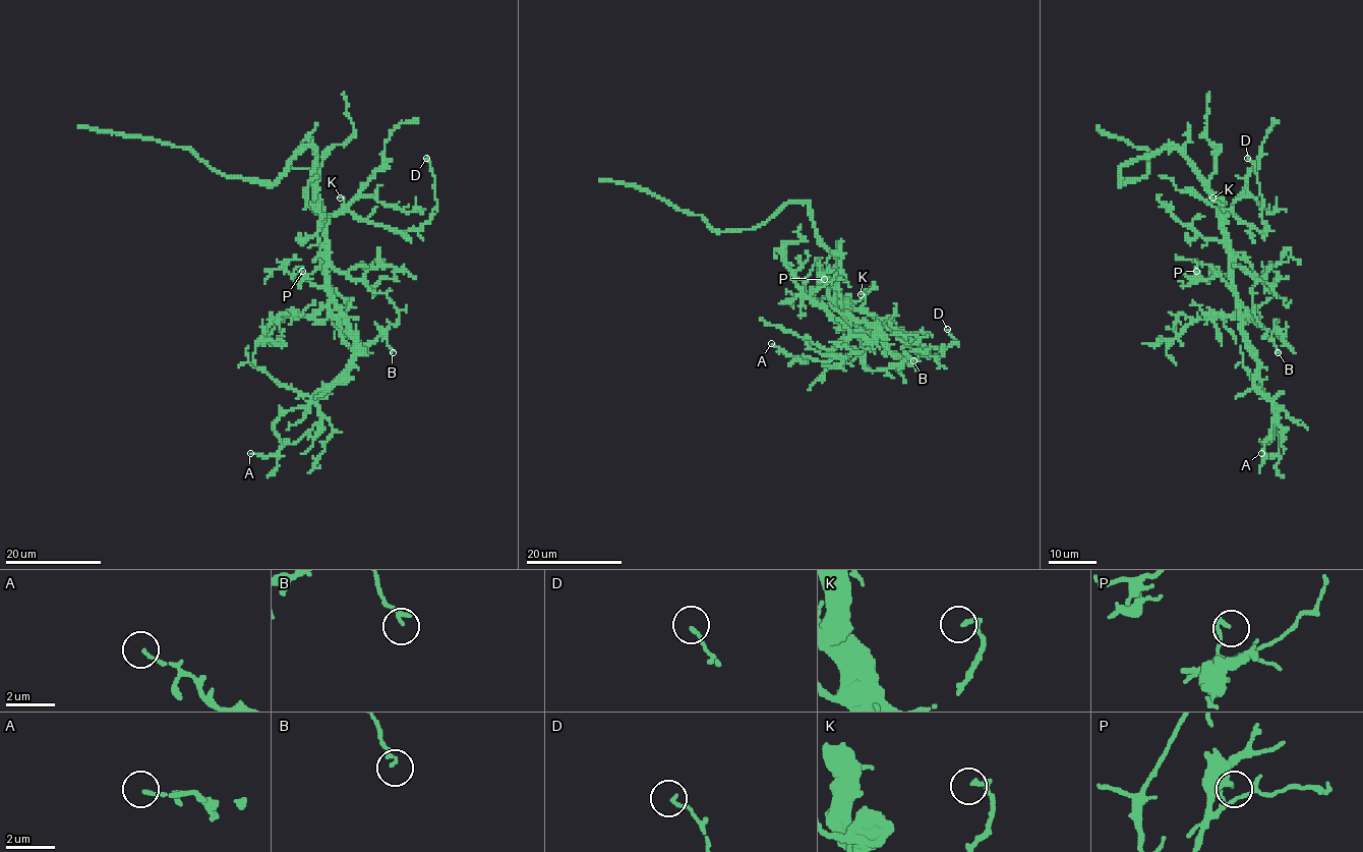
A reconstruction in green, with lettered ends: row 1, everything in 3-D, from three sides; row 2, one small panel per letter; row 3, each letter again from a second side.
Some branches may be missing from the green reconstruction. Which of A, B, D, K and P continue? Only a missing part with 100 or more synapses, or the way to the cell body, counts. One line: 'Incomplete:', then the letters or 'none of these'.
Incomplete: none of these

